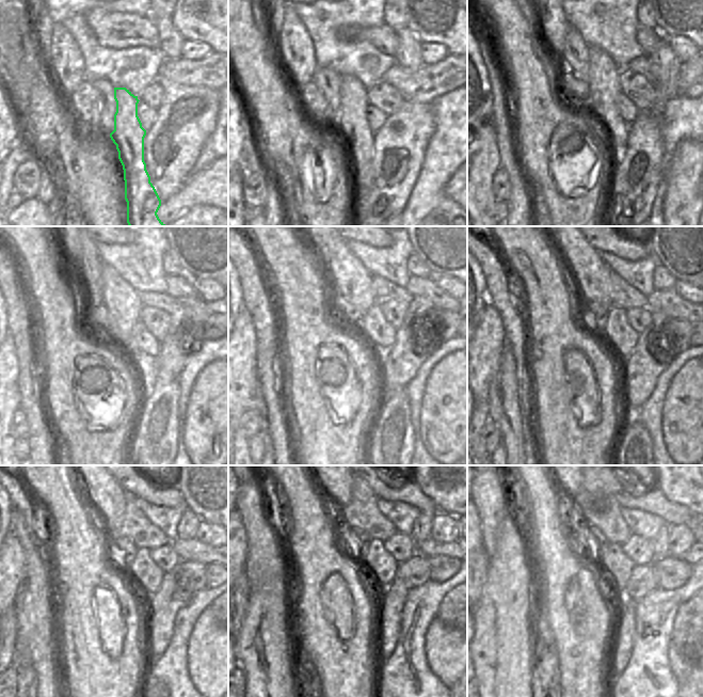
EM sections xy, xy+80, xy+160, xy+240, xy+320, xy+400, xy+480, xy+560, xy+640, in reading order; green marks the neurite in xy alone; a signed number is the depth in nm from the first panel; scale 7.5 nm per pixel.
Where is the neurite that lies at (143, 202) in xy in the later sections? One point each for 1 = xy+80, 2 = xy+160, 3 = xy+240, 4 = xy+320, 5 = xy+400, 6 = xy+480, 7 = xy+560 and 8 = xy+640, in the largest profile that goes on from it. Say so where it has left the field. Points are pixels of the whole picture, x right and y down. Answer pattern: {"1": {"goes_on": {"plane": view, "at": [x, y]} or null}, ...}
{"1": {"goes_on": {"plane": "xy+80", "at": [361, 117]}}, "2": {"goes_on": {"plane": "xy+160", "at": [603, 85]}}, "3": {"goes_on": {"plane": "xy+240", "at": [123, 301]}}, "4": {"goes_on": {"plane": "xy+320", "at": [353, 283]}}, "5": {"goes_on": {"plane": "xy+400", "at": [588, 271]}}, "6": {"goes_on": {"plane": "xy+480", "at": [95, 491]}}, "7": {"goes_on": {"plane": "xy+560", "at": [333, 490]}}, "8": {"goes_on": {"plane": "xy+640", "at": [574, 487]}}}

